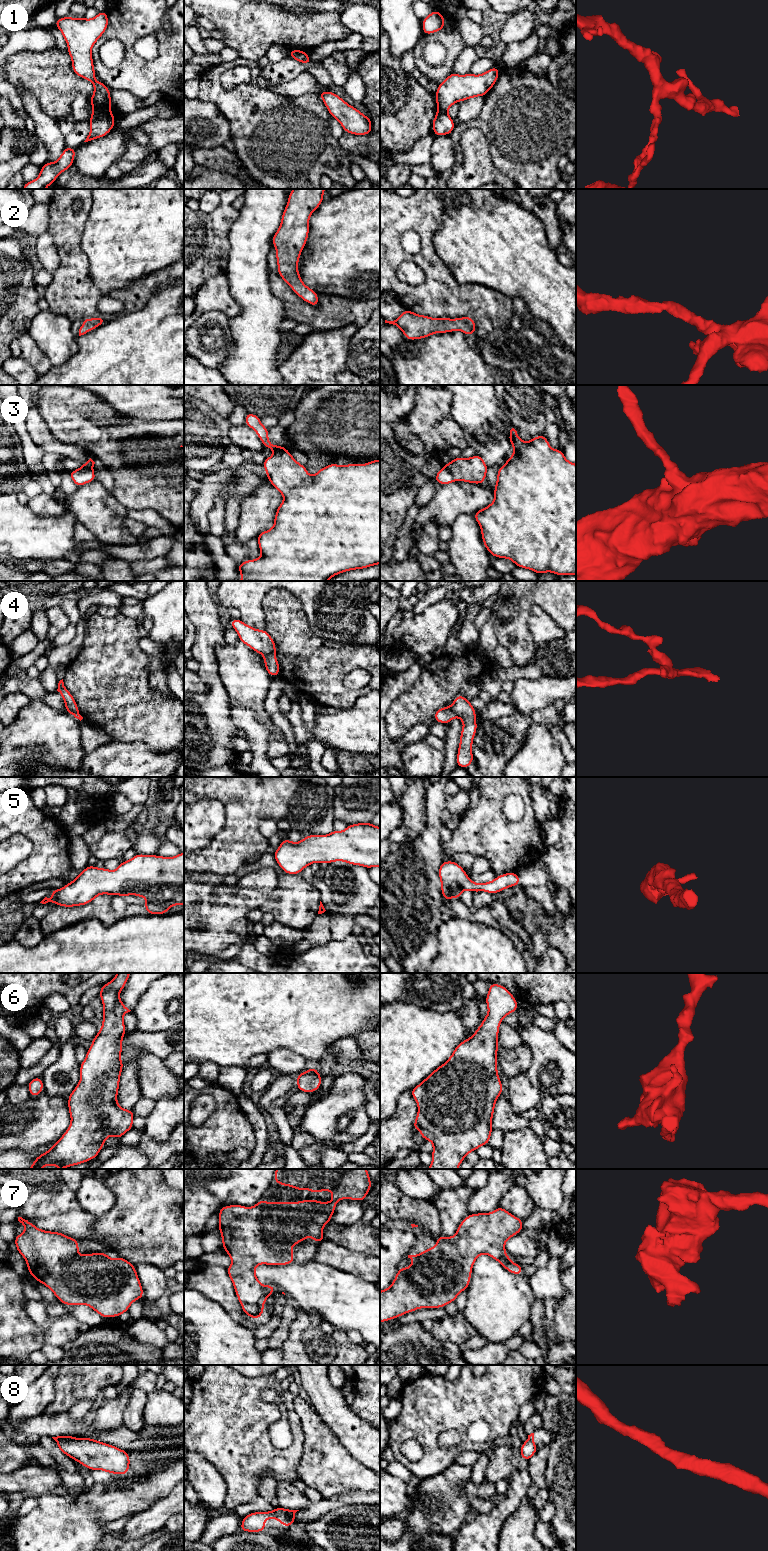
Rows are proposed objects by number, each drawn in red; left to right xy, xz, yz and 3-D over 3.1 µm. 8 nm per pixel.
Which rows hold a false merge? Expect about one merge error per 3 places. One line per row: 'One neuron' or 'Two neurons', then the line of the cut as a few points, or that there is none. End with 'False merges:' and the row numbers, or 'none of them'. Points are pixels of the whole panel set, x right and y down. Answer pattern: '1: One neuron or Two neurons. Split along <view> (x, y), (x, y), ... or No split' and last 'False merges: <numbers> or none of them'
1: Two neurons. Split along xy (93, 107), (104, 107), (107, 109)
2: One neuron. No split
3: One neuron. No split
4: Two neurons. Split along xz (274, 653), (265, 653), (263, 655)
5: One neuron. No split
6: One neuron. No split
7: One neuron. No split
8: One neuron. No split
False merges: 1, 4

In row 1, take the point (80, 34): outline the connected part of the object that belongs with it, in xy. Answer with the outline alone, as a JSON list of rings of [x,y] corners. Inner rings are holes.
[[[106,11],[94,18],[56,18],[55,26],[61,31],[67,45],[67,53],[72,60],[72,71],[93,83],[94,93],[89,99],[94,108],[111,108],[110,89],[95,79],[95,69],[91,49],[108,28]]]

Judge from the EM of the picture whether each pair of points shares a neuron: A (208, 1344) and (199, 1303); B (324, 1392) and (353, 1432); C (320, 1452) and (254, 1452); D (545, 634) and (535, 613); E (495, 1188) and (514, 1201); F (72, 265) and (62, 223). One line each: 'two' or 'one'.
A: one
B: one
C: two
D: one
E: two
F: one

